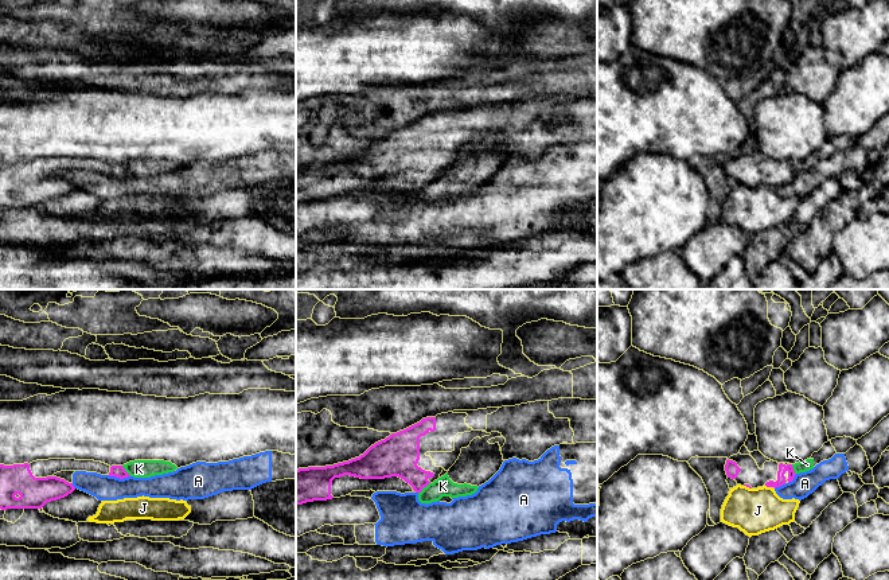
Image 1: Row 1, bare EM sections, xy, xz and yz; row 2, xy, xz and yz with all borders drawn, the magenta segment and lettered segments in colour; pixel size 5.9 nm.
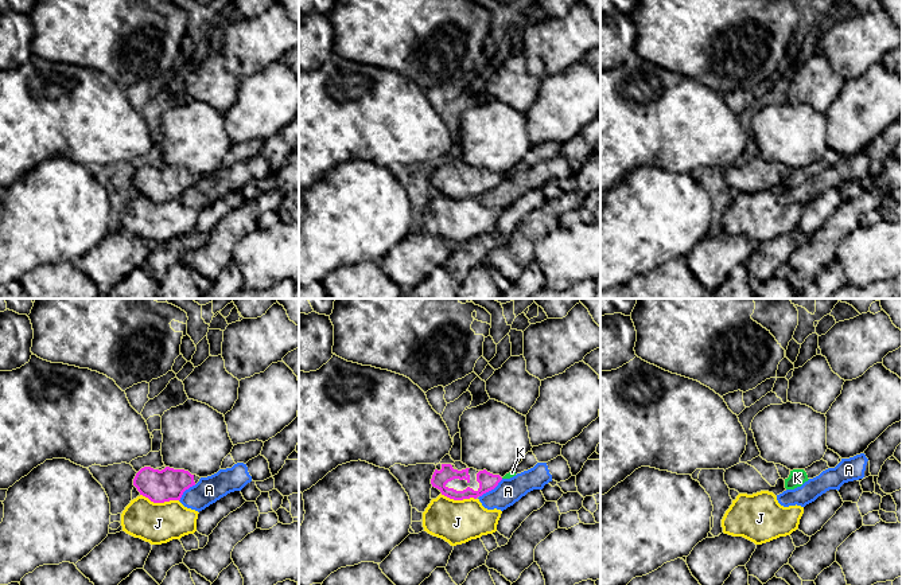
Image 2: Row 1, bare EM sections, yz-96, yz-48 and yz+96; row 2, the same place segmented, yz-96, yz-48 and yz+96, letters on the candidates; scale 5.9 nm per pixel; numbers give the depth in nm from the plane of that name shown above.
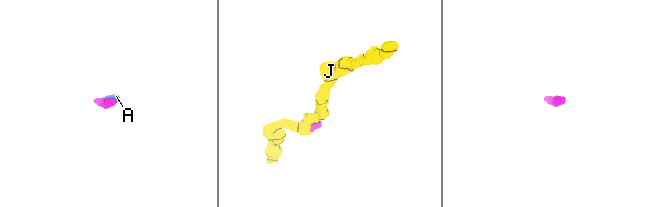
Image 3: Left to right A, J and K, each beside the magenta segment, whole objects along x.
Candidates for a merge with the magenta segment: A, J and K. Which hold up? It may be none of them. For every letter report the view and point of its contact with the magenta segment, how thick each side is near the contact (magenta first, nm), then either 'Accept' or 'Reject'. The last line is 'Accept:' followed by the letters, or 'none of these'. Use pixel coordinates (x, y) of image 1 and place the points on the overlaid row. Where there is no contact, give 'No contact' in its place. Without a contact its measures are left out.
A: Touches magenta at xy (119, 477). Thickness 80 nm (magenta) against 160 nm. Reject
J: Touches magenta at yz (768, 486). Thickness 50 nm (magenta) against 280 nm. Reject
K: Touches magenta at xz (424, 486). Thickness 240 nm (magenta) against 110 nm. Reject
Accept: none of these

